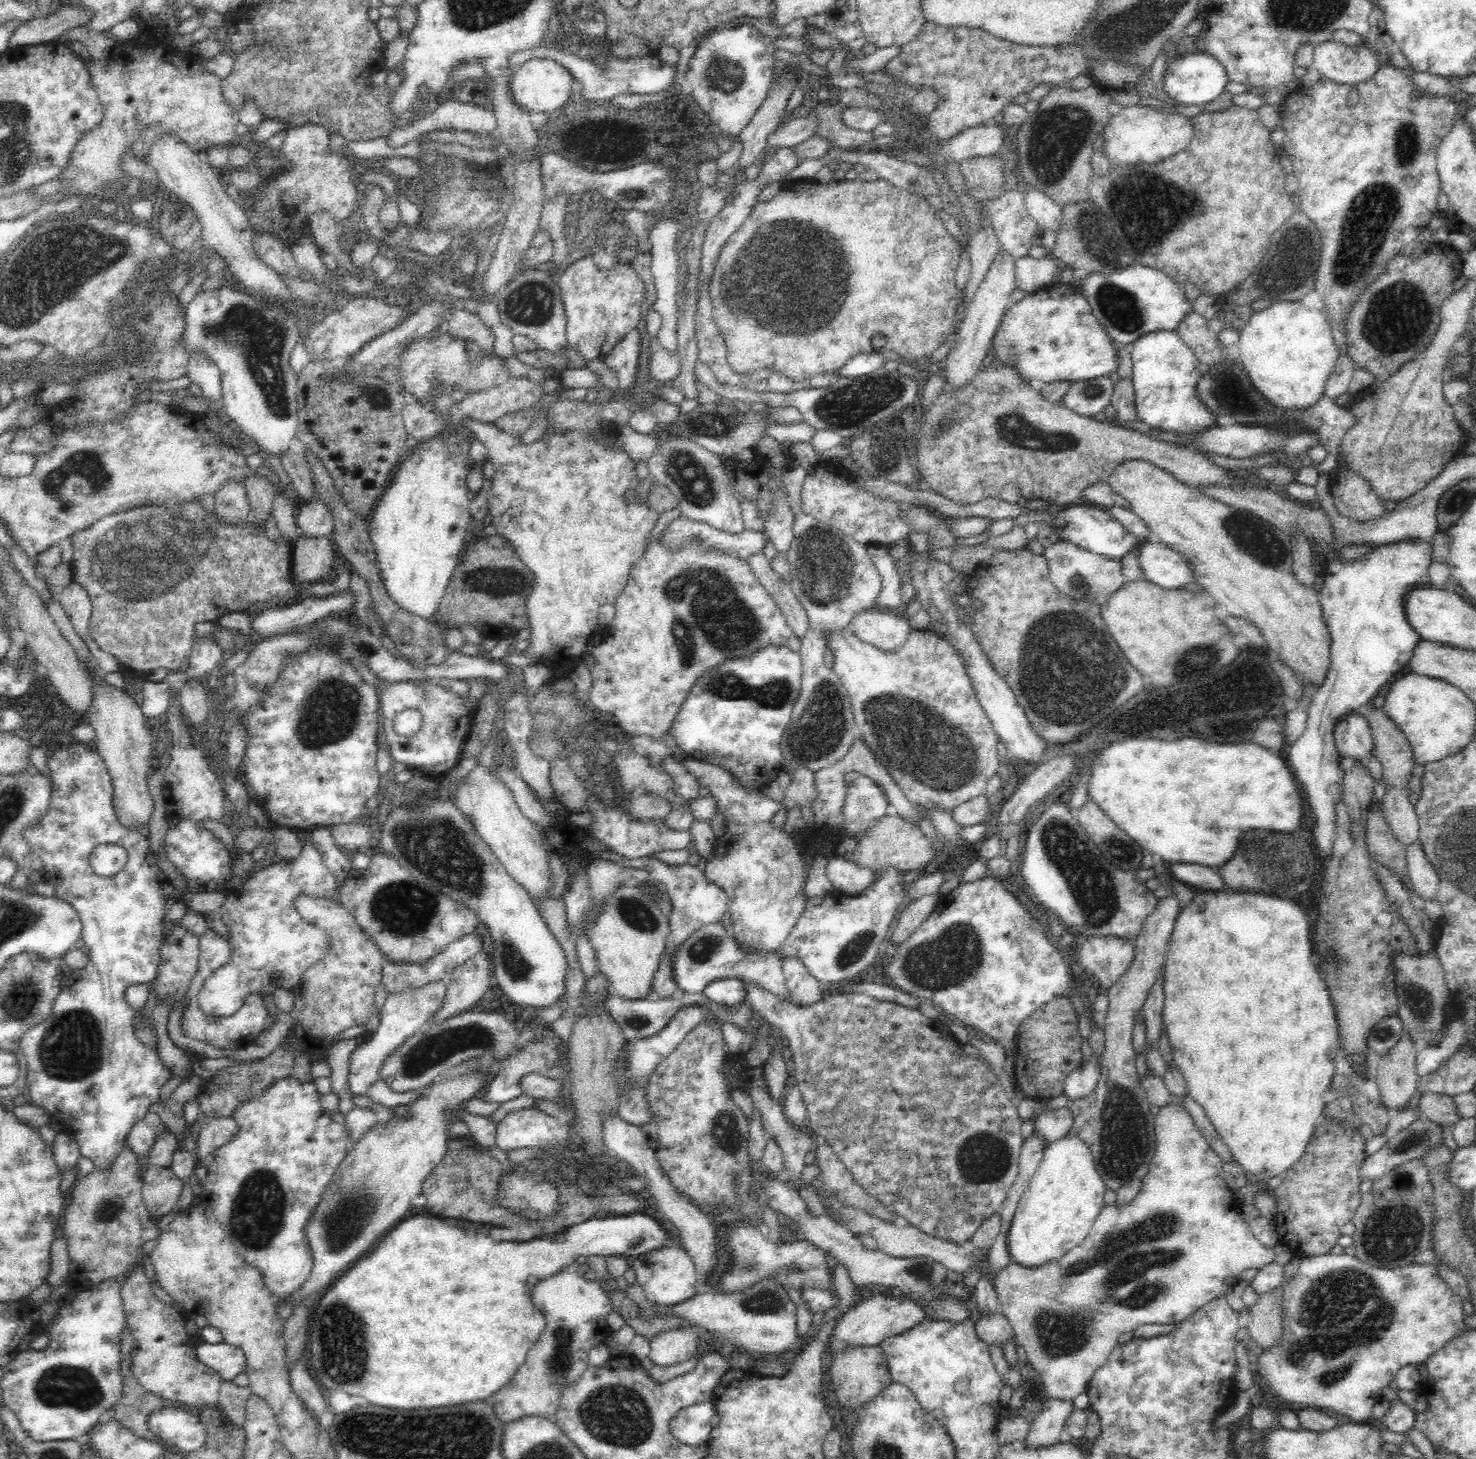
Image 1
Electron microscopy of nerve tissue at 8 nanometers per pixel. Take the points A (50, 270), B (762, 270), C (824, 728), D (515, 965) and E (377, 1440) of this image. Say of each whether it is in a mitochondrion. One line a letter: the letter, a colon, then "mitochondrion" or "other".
A: mitochondrion
B: mitochondrion
C: mitochondrion
D: mitochondrion
E: mitochondrion

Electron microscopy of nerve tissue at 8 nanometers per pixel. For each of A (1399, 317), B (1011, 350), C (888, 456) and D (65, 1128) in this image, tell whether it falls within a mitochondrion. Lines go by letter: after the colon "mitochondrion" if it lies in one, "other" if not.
A: mitochondrion
B: mitochondrion
C: mitochondrion
D: other

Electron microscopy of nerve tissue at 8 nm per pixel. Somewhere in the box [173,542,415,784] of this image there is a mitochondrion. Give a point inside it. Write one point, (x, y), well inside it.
(332, 710)

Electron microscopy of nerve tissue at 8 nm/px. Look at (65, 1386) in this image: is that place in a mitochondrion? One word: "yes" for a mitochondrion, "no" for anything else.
yes

